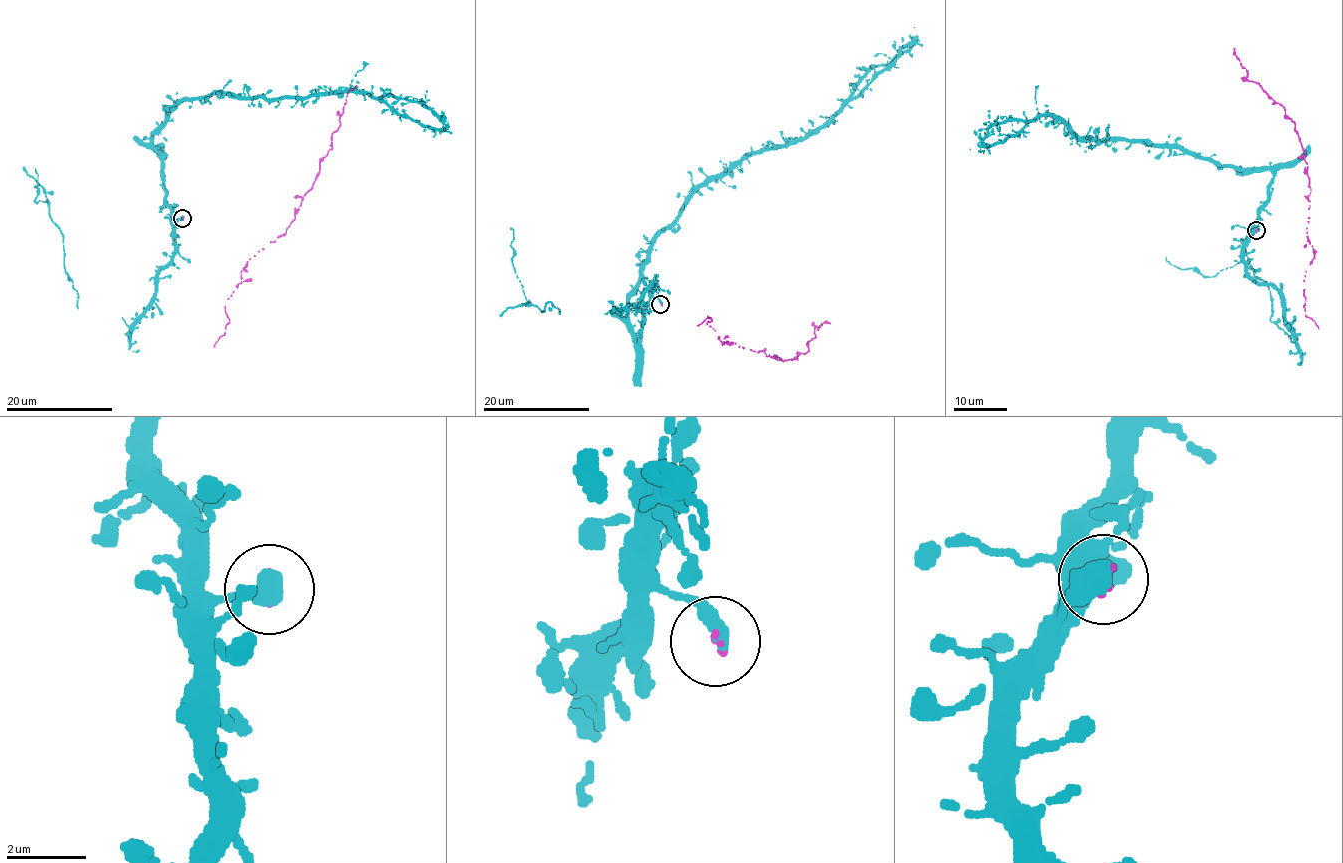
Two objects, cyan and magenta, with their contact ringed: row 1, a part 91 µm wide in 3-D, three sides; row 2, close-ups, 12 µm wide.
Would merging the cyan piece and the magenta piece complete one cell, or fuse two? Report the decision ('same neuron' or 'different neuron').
same neuron

